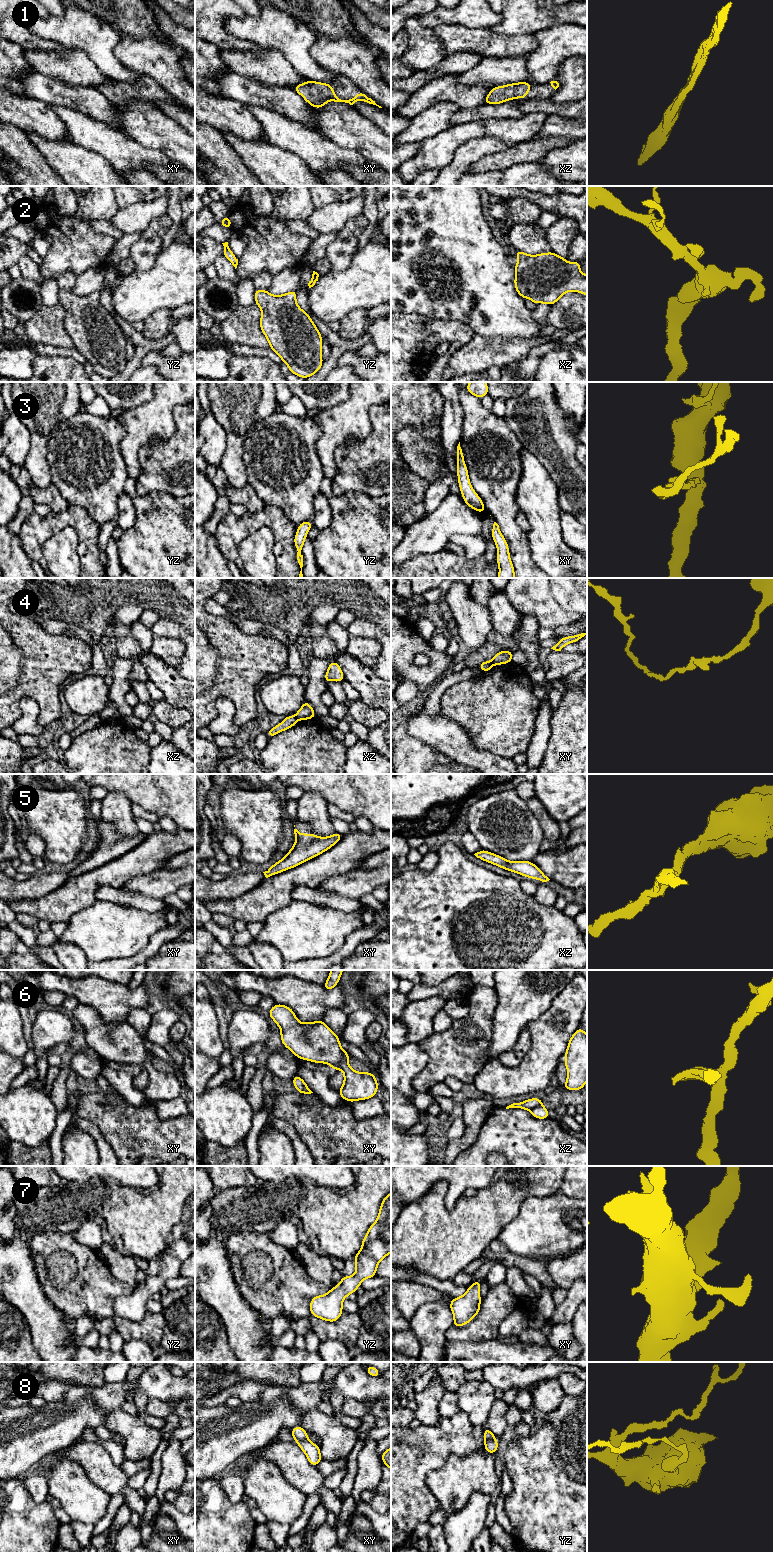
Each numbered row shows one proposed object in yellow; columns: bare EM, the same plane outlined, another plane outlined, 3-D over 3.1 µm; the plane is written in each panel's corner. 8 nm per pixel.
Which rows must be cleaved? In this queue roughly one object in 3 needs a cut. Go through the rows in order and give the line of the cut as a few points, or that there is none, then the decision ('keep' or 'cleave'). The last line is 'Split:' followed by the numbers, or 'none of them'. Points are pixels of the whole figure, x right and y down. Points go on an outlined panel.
1: no cut; keep
2: no cut; keep
3: no cut; keep
4: cut in xz along (294, 716), (297, 719); cleave
5: no cut; keep
6: cut in xy along (343, 1050), (343, 1058), (339, 1068); cleave
7: no cut; keep
8: cut in xy along (306, 1438), (297, 1443); cleave
Split: 4, 6, 8

